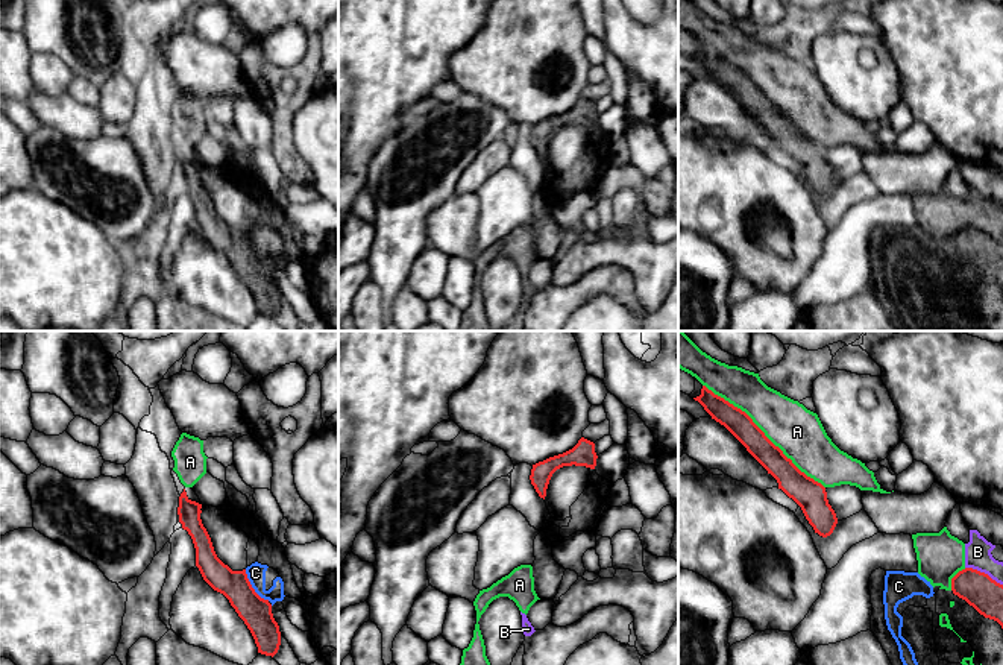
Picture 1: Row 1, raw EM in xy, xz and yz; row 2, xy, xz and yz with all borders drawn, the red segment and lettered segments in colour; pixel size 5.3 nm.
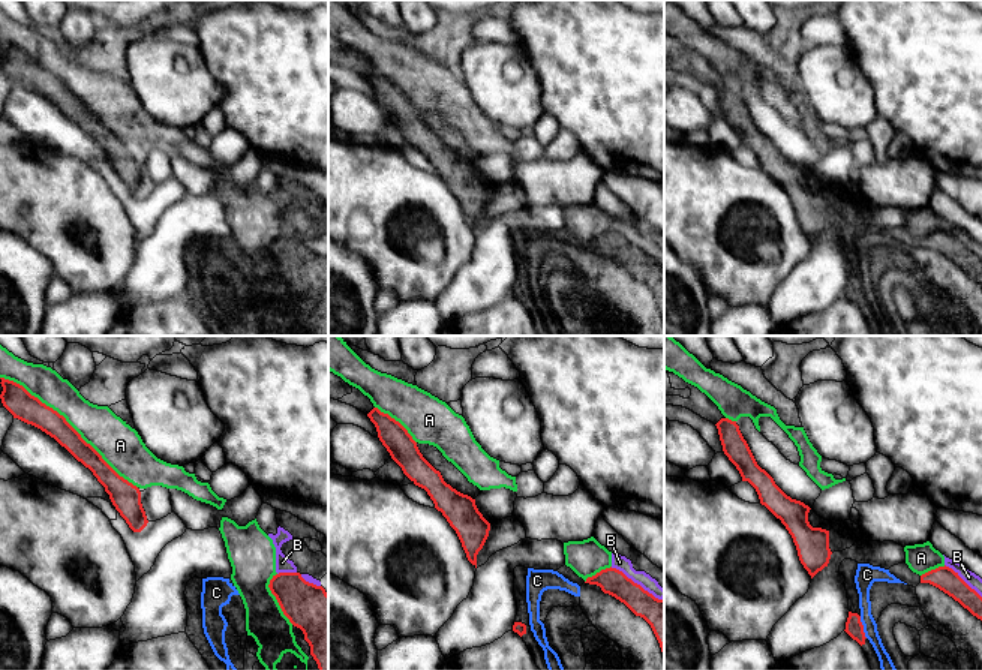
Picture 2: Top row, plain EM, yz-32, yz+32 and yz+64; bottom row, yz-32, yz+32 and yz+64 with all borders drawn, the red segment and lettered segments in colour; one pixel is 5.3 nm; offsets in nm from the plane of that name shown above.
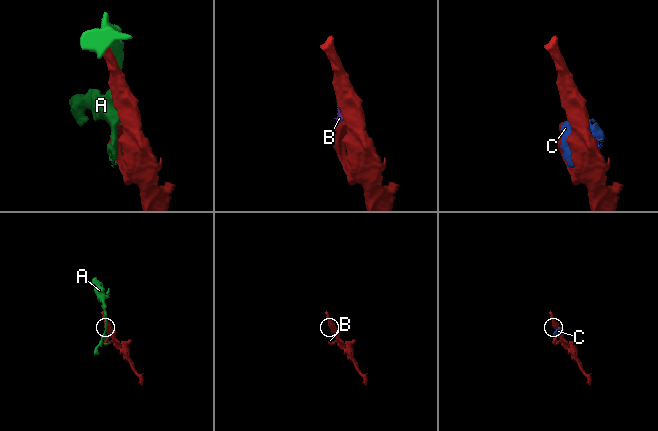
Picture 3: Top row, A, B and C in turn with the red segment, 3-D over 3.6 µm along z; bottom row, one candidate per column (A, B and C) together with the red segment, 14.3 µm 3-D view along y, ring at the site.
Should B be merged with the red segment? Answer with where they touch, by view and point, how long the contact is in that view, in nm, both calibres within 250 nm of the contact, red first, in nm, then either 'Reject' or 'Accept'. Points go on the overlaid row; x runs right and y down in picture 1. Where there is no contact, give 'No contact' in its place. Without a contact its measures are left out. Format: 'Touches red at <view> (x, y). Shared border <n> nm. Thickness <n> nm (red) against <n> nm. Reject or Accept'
Touches red at yz (984, 573). Shared border 220 nm. Thickness 180 nm (red) against 140 nm. Reject

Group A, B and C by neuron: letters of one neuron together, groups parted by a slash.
A B C

